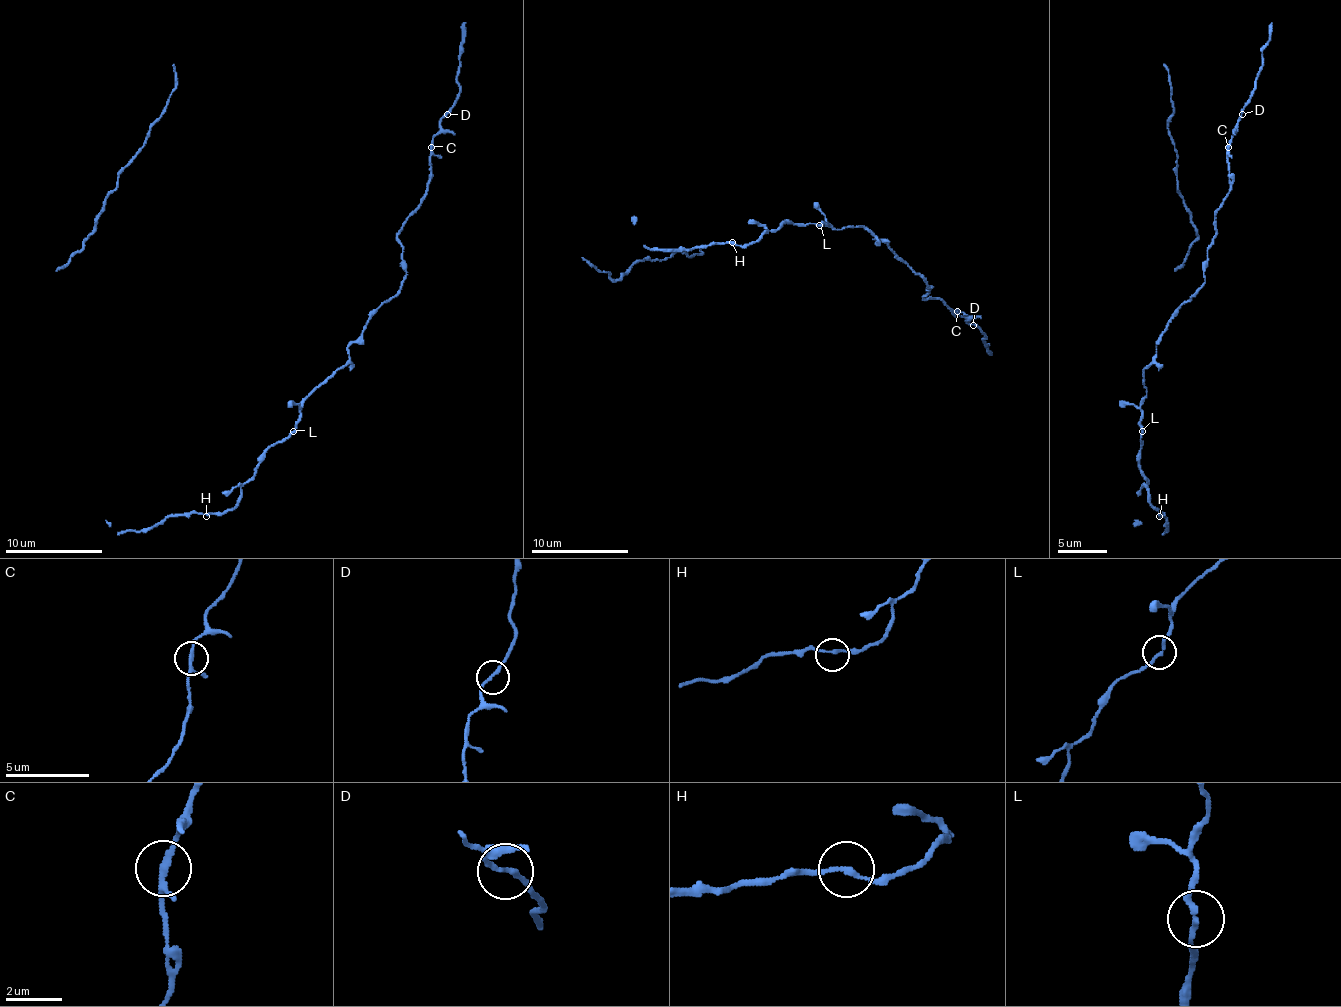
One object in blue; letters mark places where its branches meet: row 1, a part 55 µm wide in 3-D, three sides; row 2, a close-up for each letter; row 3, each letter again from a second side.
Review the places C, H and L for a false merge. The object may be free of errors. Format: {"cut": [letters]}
{"cut": []}

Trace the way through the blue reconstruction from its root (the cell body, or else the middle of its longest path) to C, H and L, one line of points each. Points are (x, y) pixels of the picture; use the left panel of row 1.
C: (220, 513), (405, 280), (398, 231), (427, 190), (432, 146)
H: (220, 513), (206, 516)
L: (220, 513), (230, 511), (240, 501), (240, 489), (254, 474), (259, 457), (293, 431)

